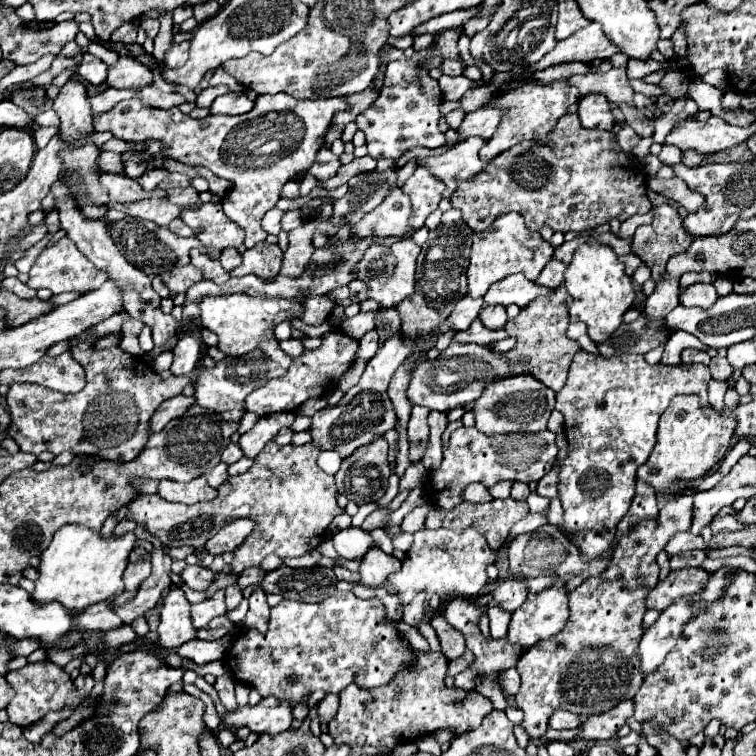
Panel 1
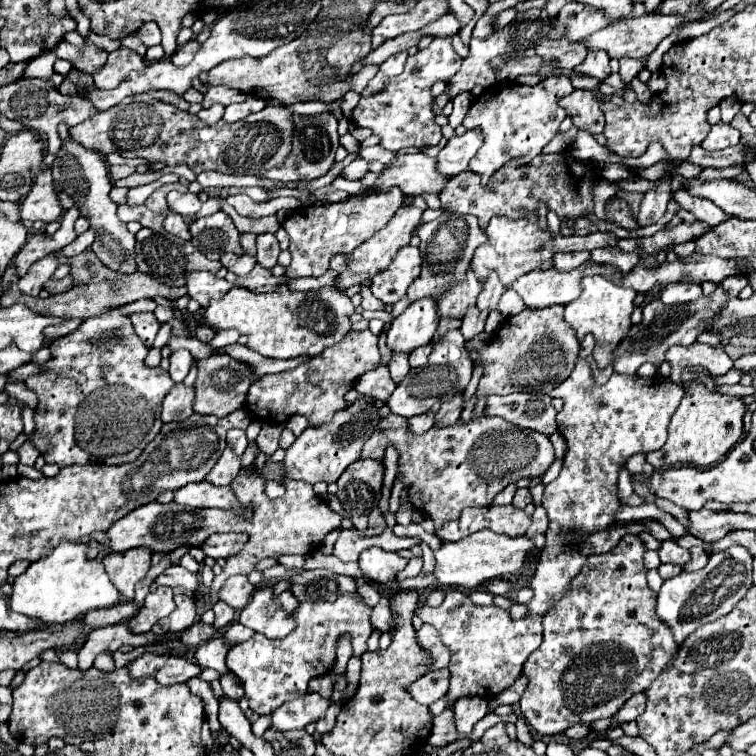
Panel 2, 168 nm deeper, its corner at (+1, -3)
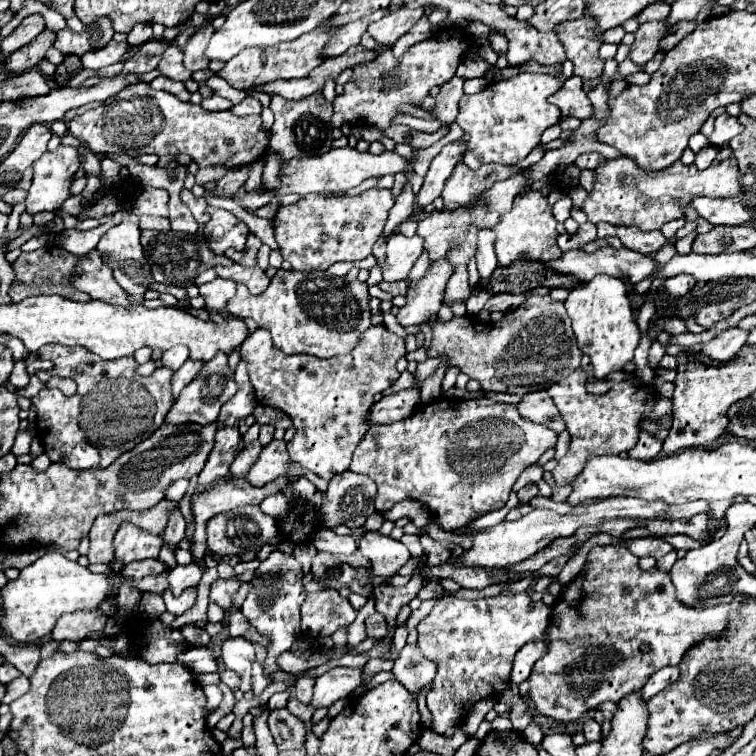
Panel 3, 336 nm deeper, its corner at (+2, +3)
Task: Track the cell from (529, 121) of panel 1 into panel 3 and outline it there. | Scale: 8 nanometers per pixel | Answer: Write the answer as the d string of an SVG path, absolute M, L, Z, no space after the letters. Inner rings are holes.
M520 73L512 79L490 83L476 95L464 95L458 107L456 123L468 133L468 155L464 163L478 169L482 163L516 165L538 143L542 133L560 121L560 109L548 103L548 97L558 91L560 79L538 73Z

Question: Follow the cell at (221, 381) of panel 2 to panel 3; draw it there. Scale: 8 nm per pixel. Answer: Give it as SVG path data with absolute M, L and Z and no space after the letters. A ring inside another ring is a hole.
M218 353L214 359L206 361L202 371L196 375L194 381L190 381L182 393L178 395L176 403L168 411L164 423L170 425L186 425L186 423L198 423L198 425L208 425L218 419L220 407L236 393L236 383L234 383L234 373L228 367L228 357L224 353Z

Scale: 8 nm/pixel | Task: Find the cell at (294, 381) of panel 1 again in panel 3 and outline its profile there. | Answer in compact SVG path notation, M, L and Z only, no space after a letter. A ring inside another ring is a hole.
M378 325L364 331L352 353L332 359L286 355L274 349L270 331L266 329L256 329L246 339L240 355L248 363L248 375L258 403L284 411L294 423L296 433L288 443L290 459L330 481L336 473L348 469L354 449L368 431L364 417L374 403L374 395L386 391L400 377L396 363L406 351L404 339Z

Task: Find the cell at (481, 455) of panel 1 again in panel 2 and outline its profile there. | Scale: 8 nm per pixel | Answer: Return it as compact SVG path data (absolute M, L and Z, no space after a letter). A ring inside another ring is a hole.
M387 415L379 429L365 441L361 459L383 459L383 451L387 443L395 443L399 449L399 473L403 475L405 489L401 493L401 499L409 499L415 509L425 509L429 505L429 515L435 525L443 525L445 521L457 519L461 509L465 507L489 507L493 497L503 491L509 483L515 483L519 477L541 477L551 463L555 461L553 445L547 435L541 435L531 429L519 429L515 425L509 425L507 421L499 417L485 417L481 415L479 419L473 417L469 425L453 425L453 427L443 427L443 429L429 429L427 433L419 437L409 437L407 435L407 419L397 417L397 415Z

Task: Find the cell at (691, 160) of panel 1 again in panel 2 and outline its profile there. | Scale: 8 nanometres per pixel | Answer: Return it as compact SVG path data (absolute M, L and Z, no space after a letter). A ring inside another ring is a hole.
M735 145L735 147L727 147L727 149L719 149L719 151L705 151L703 147L693 147L691 149L691 157L687 159L693 165L699 167L729 167L729 165L743 165L745 155L753 151L747 145Z

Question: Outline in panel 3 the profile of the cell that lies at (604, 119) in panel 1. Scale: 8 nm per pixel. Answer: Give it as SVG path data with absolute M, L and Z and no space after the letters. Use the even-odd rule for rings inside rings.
M572 75L562 83L562 87L552 95L550 103L560 107L564 117L576 117L576 119L592 117L592 103L582 89L582 79L576 75Z

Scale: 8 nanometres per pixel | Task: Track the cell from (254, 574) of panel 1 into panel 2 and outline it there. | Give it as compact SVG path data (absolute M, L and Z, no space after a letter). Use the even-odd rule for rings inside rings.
M233 575L221 587L219 599L225 601L227 605L231 605L233 609L241 611L249 603L249 597L253 595L253 591L255 591L255 585L249 583L247 575Z

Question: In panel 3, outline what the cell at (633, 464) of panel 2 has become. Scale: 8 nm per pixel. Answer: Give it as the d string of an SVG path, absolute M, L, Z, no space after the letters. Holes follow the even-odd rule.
M640 431L640 439L638 439L636 447L634 447L628 455L634 457L634 459L648 461L648 459L654 459L660 451L662 451L662 441L656 439L656 437L654 437L652 433L648 433L648 431Z

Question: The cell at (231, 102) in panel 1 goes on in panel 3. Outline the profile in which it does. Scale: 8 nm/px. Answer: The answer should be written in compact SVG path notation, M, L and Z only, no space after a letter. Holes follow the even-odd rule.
M246 97L240 105L234 105L230 111L232 111L234 115L238 115L238 117L244 117L244 115L260 113L260 111L262 111L262 105L260 105L260 101L254 99L254 97Z

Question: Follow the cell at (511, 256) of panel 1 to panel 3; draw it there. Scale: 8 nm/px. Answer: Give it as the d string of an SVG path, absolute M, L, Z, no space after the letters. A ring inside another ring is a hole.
M526 191L524 195L516 197L512 211L504 213L500 223L494 227L496 231L496 255L498 263L502 267L512 265L514 259L520 255L528 255L530 259L540 259L544 263L552 259L560 259L562 251L556 245L556 219L552 214L552 208L548 205L547 198L540 191Z

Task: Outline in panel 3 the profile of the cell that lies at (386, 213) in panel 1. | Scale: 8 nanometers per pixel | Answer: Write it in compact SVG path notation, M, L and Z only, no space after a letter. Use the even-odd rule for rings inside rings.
M378 187L368 189L366 193L356 197L332 193L306 195L300 201L278 209L278 213L284 215L276 213L274 217L274 237L280 245L284 261L288 261L294 271L312 273L318 269L328 269L336 261L360 261L372 253L392 205L392 193ZM300 205L308 205L308 215L300 215L300 211L306 211L300 209Z

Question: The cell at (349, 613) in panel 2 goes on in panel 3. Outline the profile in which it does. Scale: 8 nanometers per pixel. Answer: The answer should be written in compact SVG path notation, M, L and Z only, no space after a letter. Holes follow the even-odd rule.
M228 637L222 645L222 661L226 669L232 669L242 677L242 691L250 691L250 671L254 661L254 645L246 639Z

